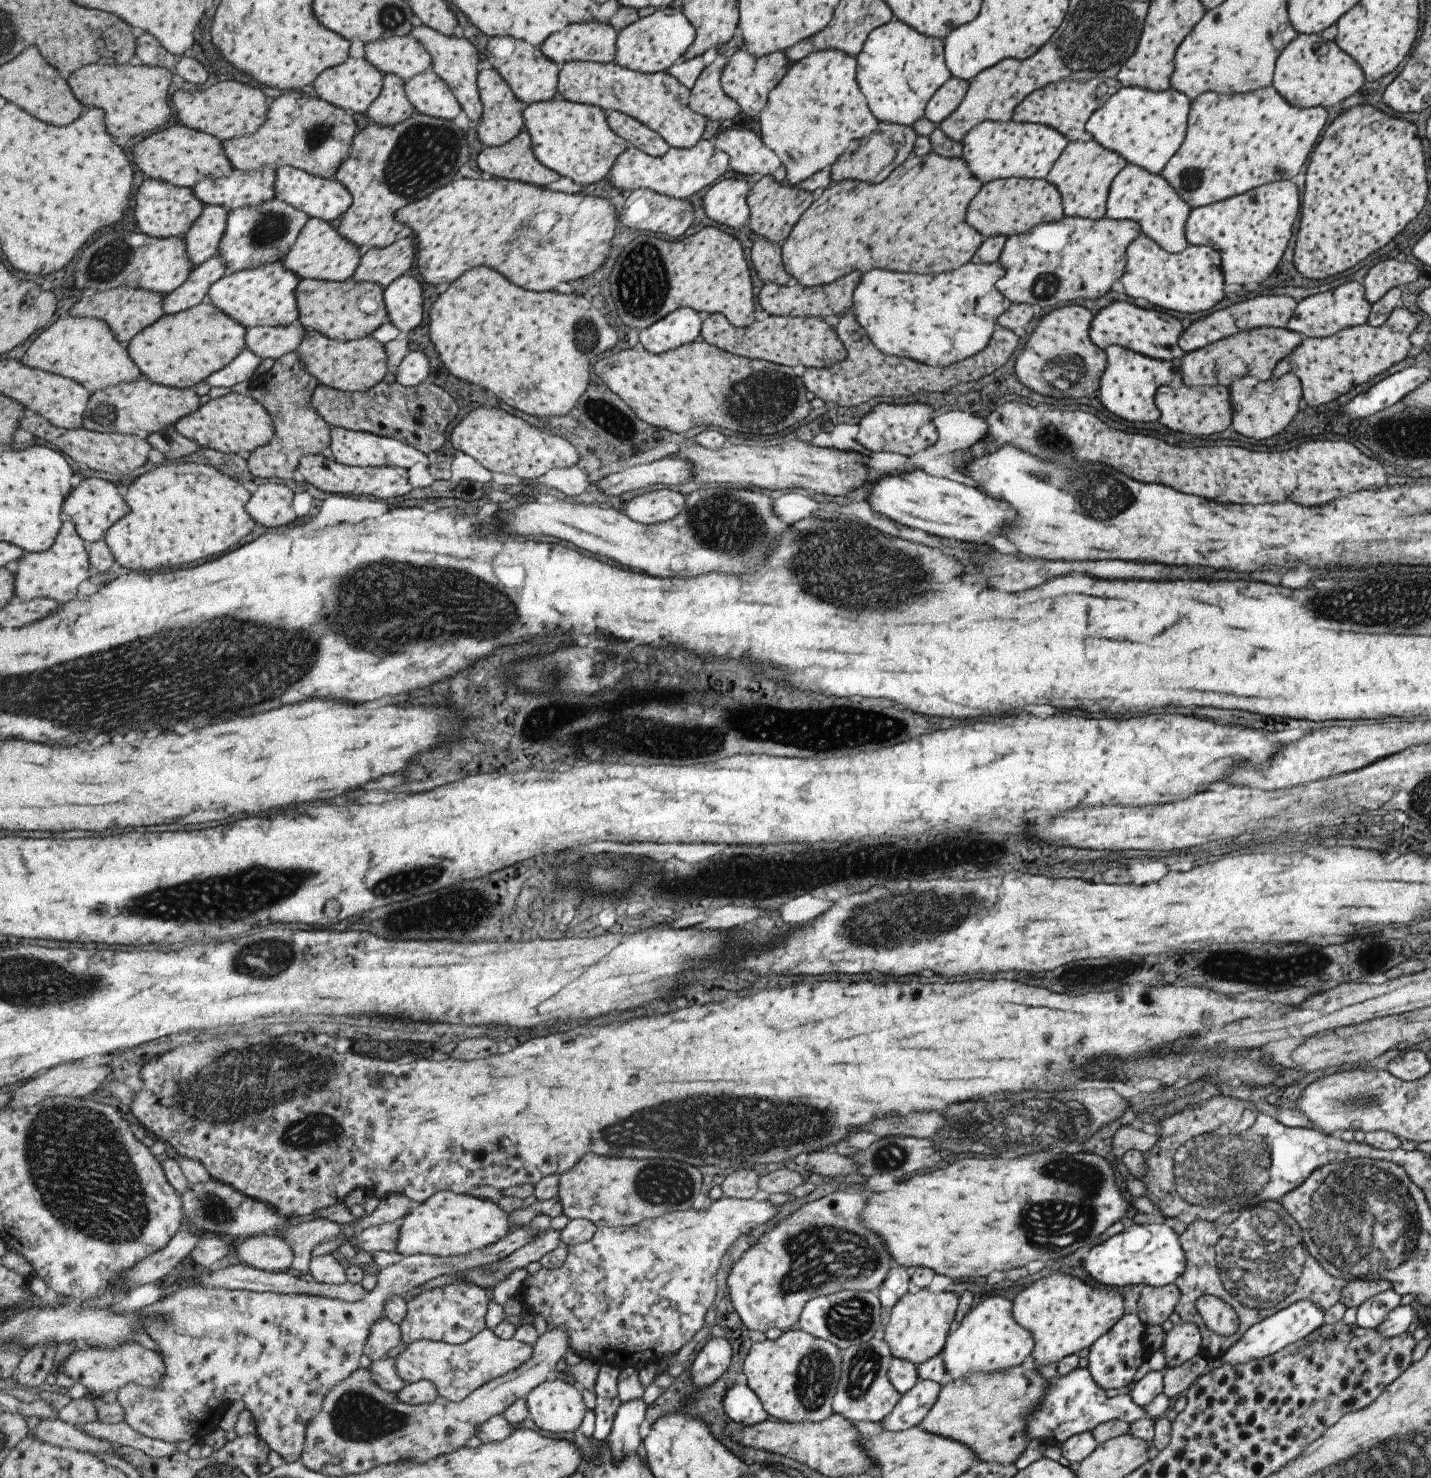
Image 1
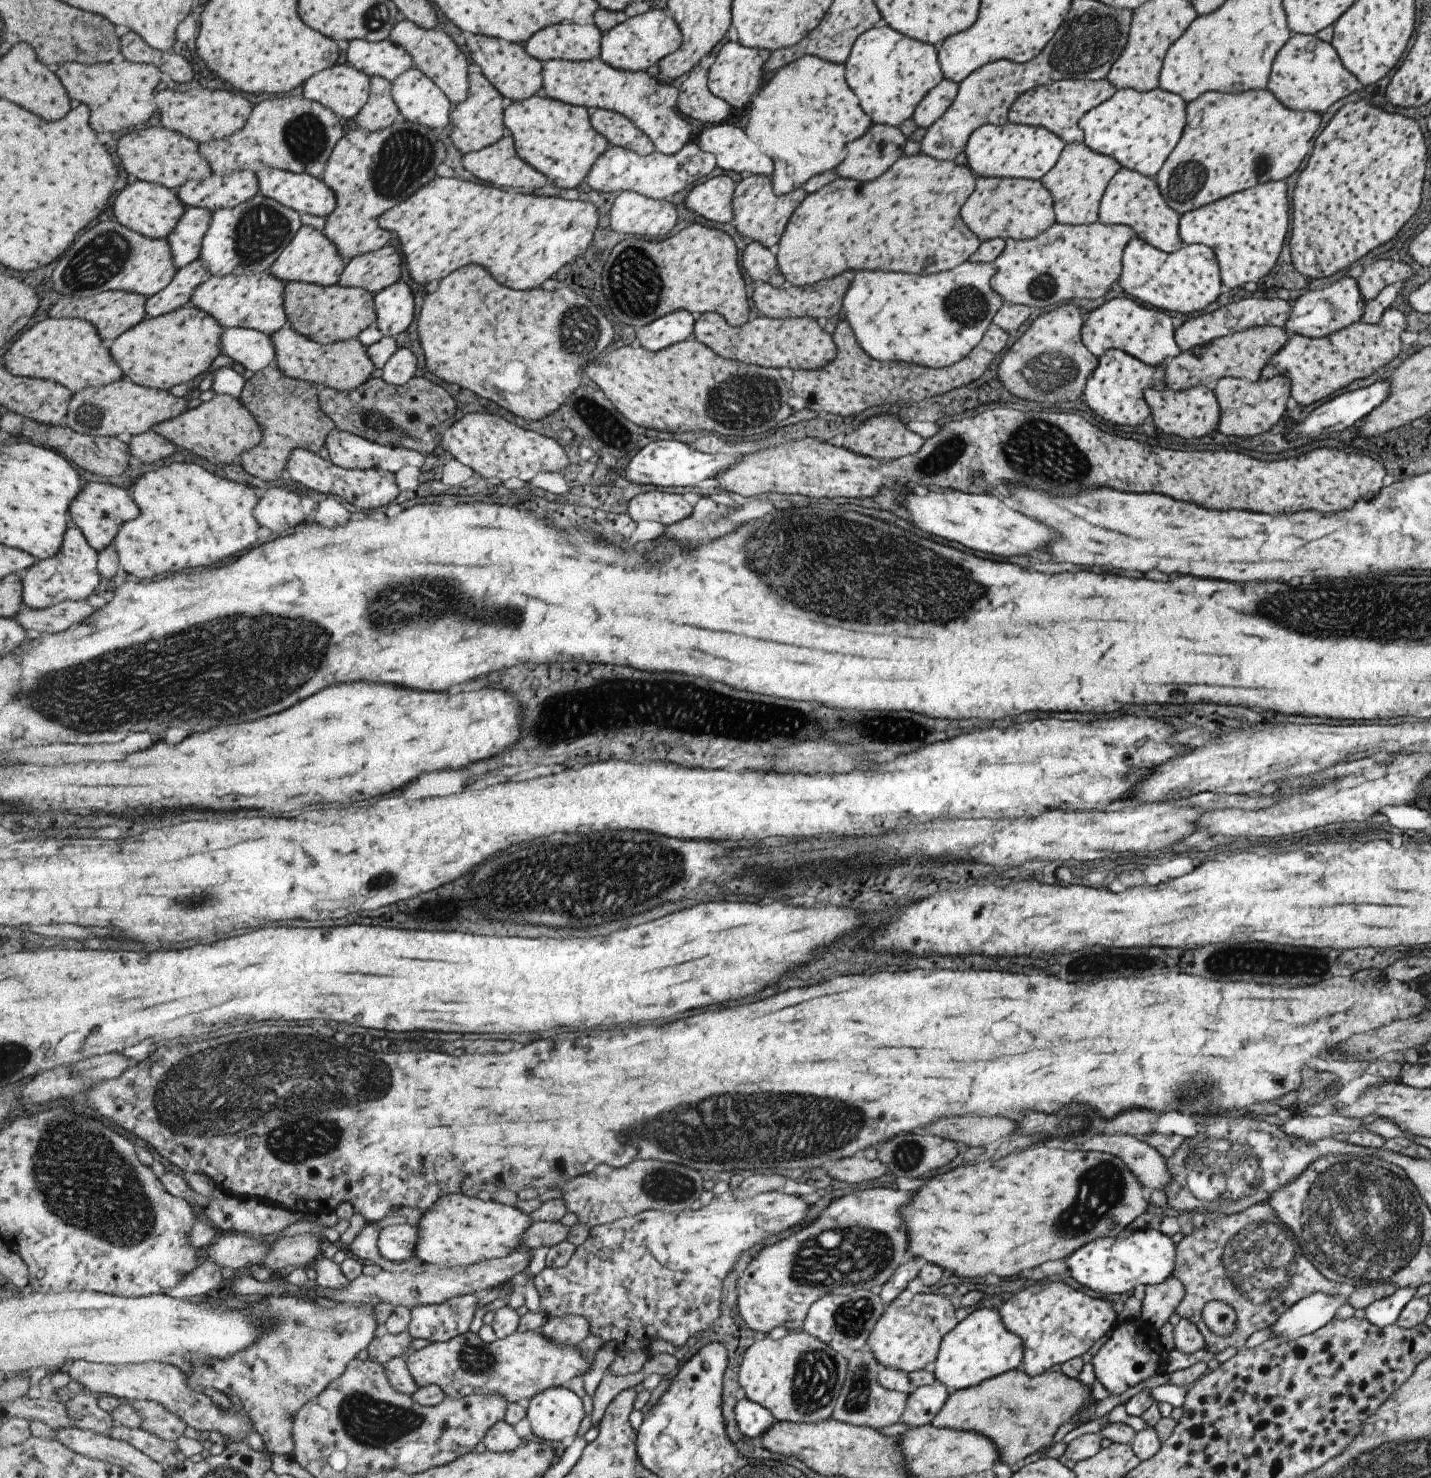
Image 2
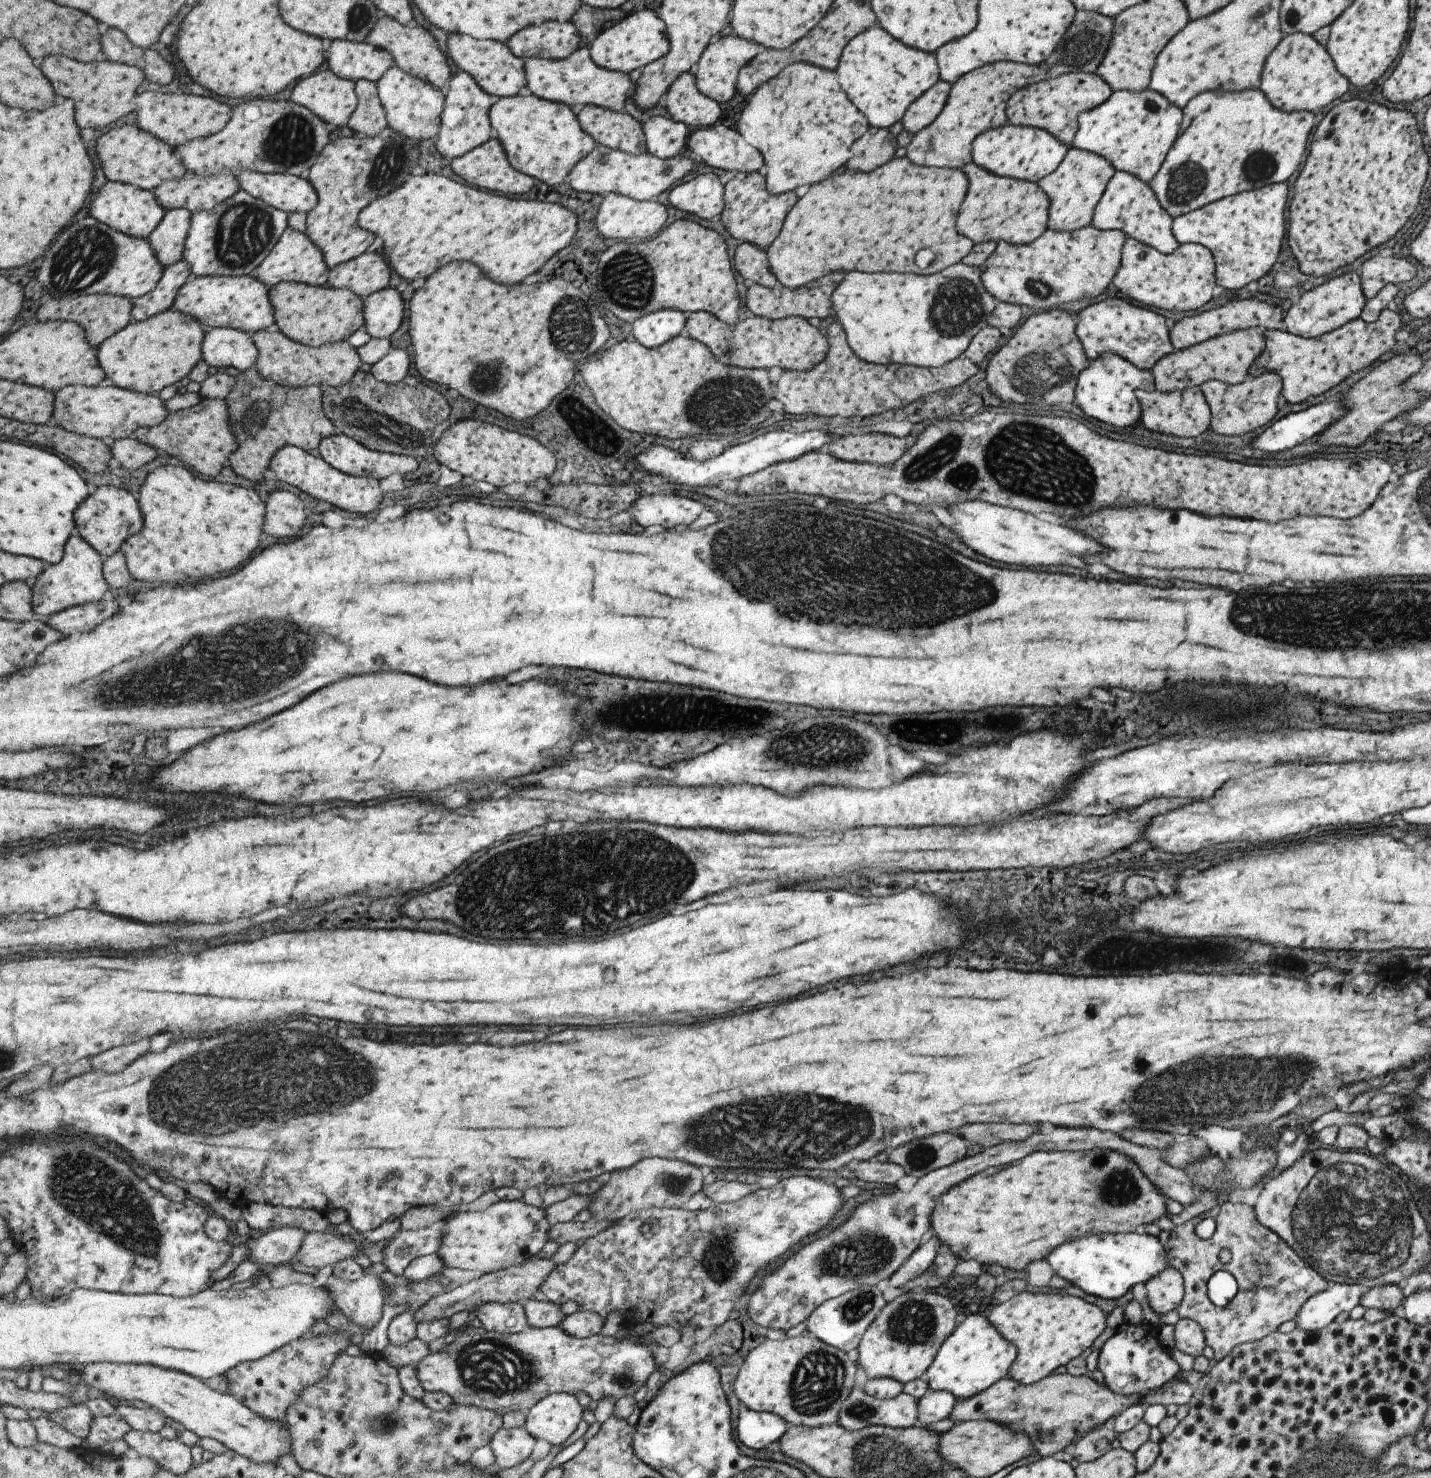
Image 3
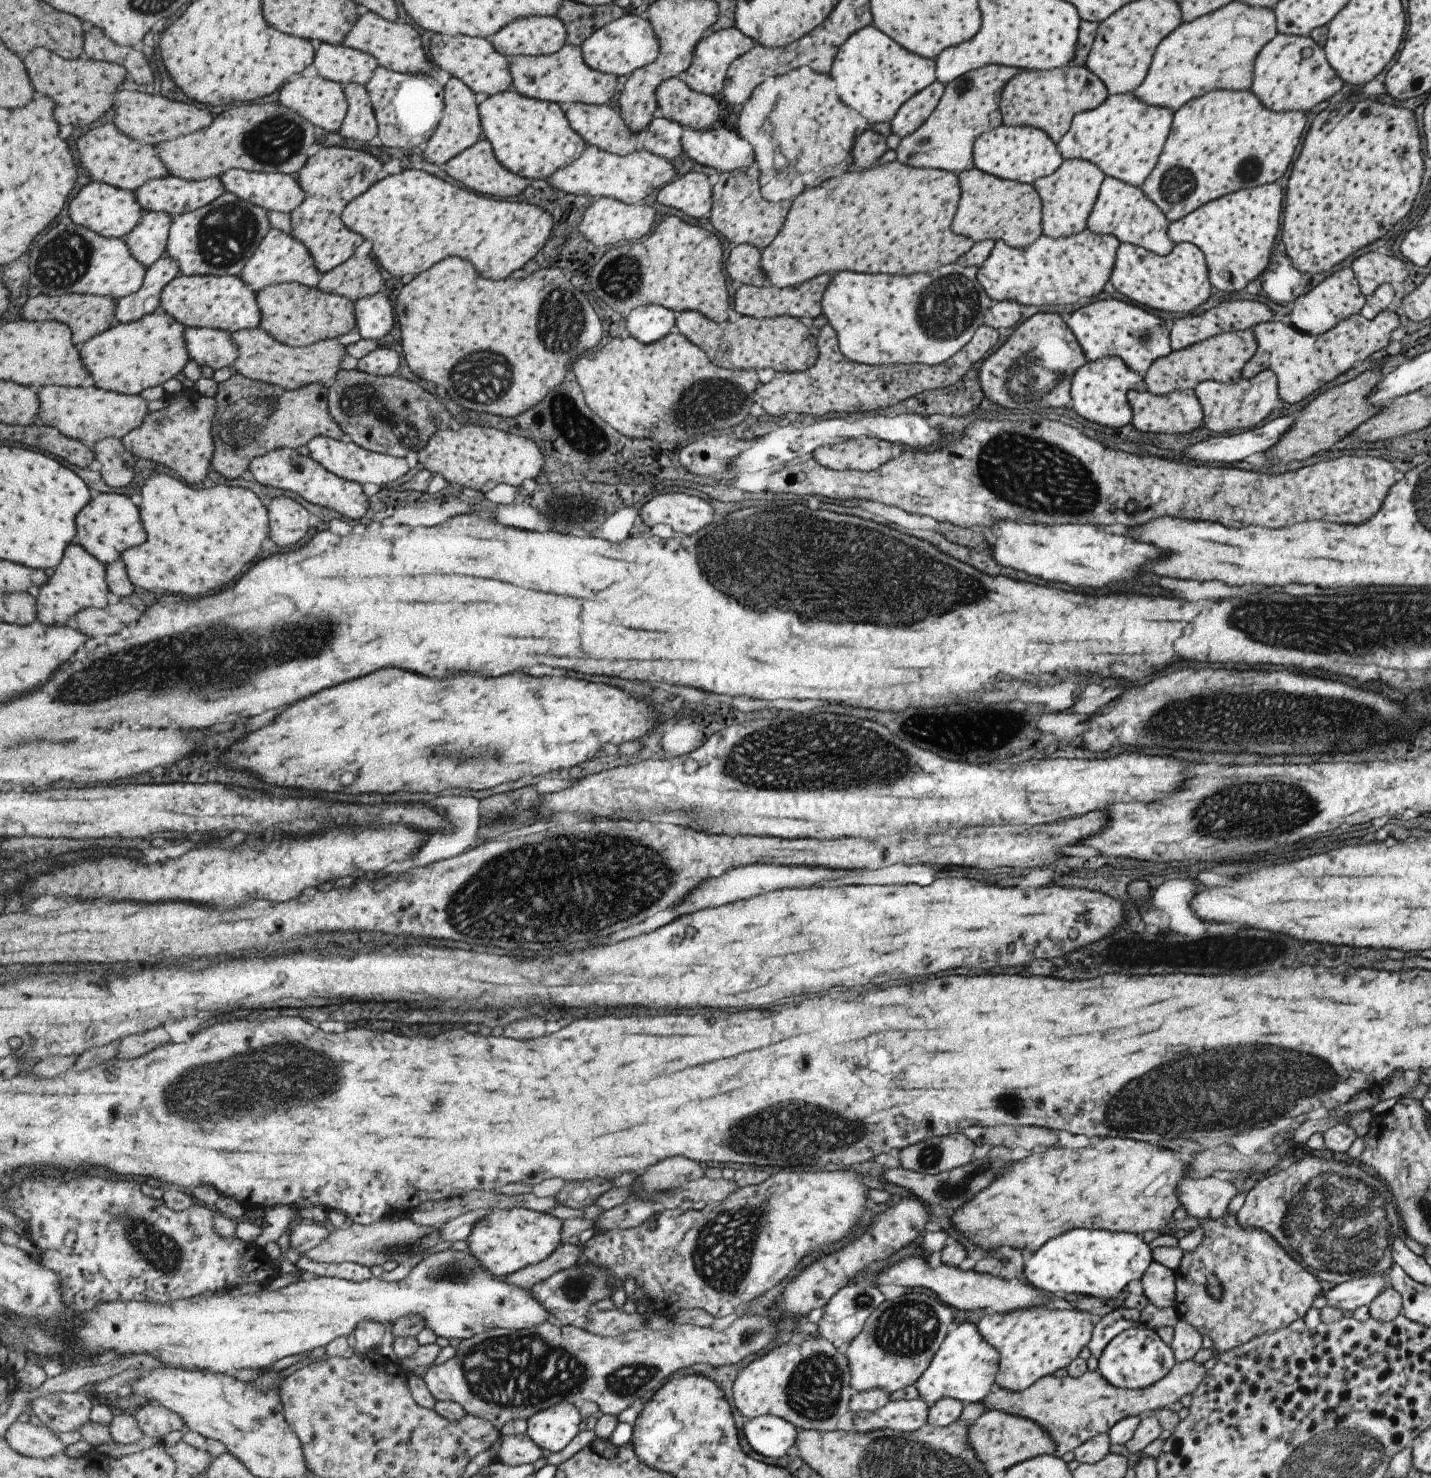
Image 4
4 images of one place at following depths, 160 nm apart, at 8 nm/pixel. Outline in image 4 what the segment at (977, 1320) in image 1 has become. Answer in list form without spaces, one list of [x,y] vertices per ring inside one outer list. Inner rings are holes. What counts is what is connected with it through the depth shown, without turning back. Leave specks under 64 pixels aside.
[[[965,1321],[950,1328],[931,1362],[913,1385],[919,1398],[928,1406],[943,1397],[957,1399],[965,1405],[980,1402],[994,1384],[998,1360],[997,1349],[982,1339],[976,1324]]]

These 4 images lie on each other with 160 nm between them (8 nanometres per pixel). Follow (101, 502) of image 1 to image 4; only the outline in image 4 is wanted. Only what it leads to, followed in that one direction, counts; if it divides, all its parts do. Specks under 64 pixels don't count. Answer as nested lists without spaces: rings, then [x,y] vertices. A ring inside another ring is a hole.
[[[117,492],[99,493],[93,502],[77,515],[76,523],[77,542],[106,566],[123,556],[128,548],[139,547],[148,539],[140,507],[133,504],[130,496]]]

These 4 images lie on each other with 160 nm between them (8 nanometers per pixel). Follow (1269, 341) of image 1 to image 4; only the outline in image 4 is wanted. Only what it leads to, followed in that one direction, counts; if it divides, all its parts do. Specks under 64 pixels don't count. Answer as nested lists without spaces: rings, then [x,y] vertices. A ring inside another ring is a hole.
[[[1251,329],[1219,333],[1201,342],[1189,345],[1167,356],[1156,358],[1144,372],[1144,385],[1147,392],[1166,395],[1173,391],[1193,390],[1201,381],[1219,381],[1233,384],[1241,378],[1242,366],[1256,349],[1256,340]]]

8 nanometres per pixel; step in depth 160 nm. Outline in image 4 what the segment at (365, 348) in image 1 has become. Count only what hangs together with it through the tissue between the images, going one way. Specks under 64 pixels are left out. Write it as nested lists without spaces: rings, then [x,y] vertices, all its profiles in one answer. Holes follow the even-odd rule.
[[[261,326],[235,331],[232,335],[240,349],[240,357],[233,364],[235,370],[250,379],[279,385],[288,391],[313,383],[329,386],[340,374],[341,362],[348,355],[347,348],[337,339],[319,341],[308,347],[294,347],[283,344]]]

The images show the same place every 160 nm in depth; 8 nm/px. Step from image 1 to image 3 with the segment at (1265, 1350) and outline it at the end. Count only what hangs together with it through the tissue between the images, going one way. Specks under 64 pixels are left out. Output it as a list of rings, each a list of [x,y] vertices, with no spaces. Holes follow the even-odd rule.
[[[1332,1283],[1325,1290],[1316,1292],[1305,1300],[1295,1315],[1295,1324],[1301,1330],[1307,1332],[1319,1330],[1339,1316],[1340,1312],[1349,1312],[1353,1306],[1358,1304],[1358,1300],[1364,1292],[1365,1289],[1361,1285]]]

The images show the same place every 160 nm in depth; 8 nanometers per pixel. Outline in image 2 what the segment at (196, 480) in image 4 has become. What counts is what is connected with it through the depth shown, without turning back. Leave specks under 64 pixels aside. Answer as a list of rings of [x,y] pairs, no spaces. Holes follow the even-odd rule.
[[[216,395],[194,409],[189,409],[174,419],[158,424],[151,430],[166,436],[179,449],[187,449],[195,454],[232,465],[248,450],[255,448],[264,439],[264,430],[257,417],[231,395]]]

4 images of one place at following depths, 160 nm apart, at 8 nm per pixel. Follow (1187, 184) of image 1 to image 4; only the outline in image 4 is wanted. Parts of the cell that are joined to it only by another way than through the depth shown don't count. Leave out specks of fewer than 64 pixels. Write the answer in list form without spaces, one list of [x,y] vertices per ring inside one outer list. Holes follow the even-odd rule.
[[[1212,90],[1189,100],[1173,112],[1169,134],[1153,170],[1142,182],[1143,194],[1165,215],[1167,223],[1187,216],[1196,208],[1223,195],[1273,183],[1287,166],[1301,140],[1305,126],[1305,112],[1281,111],[1276,113],[1265,108],[1249,91]]]

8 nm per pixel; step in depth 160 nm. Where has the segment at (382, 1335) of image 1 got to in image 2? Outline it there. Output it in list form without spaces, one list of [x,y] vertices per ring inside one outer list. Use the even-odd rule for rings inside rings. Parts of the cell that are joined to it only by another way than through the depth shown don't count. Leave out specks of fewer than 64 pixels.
[[[409,1331],[398,1335],[387,1332],[383,1336],[378,1336],[373,1339],[367,1349],[369,1360],[378,1361],[382,1365],[386,1365],[391,1359],[396,1359],[397,1357],[406,1358],[411,1353],[411,1350],[409,1349],[407,1353],[405,1353],[405,1350],[411,1346],[413,1339]]]

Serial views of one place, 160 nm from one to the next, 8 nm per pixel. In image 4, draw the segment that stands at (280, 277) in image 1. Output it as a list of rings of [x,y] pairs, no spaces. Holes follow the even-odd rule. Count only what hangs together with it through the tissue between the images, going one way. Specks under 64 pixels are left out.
[[[177,275],[177,278],[168,284],[161,295],[161,309],[181,321],[188,327],[207,327],[210,329],[244,331],[260,326],[262,321],[261,307],[258,293],[255,292],[239,275]]]

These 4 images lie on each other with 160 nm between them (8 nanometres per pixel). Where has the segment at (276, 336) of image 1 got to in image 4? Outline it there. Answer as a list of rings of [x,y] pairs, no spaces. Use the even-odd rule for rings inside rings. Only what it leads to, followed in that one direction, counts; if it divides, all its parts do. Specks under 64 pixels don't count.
[[[207,327],[186,328],[186,343],[192,359],[197,362],[199,366],[210,366],[214,370],[233,366],[240,357],[240,349],[237,343],[234,343],[232,334],[233,333],[228,330],[210,329]]]

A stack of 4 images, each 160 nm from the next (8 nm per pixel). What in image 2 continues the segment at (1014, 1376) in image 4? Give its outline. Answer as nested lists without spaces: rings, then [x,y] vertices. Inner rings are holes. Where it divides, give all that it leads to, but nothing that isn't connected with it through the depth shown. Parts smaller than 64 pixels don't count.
[[[1063,1281],[1043,1283],[1029,1282],[1010,1297],[1005,1296],[1004,1304],[998,1309],[1002,1325],[1022,1340],[1021,1370],[1029,1376],[1035,1376],[1051,1368],[1053,1364],[1061,1364],[1073,1357],[1085,1354],[1101,1336],[1116,1325],[1116,1312],[1112,1304],[1105,1299],[1093,1298],[1079,1292]]]

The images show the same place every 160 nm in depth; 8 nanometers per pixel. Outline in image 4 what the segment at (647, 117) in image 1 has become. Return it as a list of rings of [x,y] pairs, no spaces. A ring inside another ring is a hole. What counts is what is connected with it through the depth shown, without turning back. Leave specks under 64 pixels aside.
[[[567,43],[552,55],[518,55],[511,57],[510,69],[514,76],[512,84],[517,91],[528,97],[549,101],[568,107],[573,103],[607,105],[615,94],[615,75],[596,71],[584,59],[582,47]],[[663,117],[653,118],[646,128],[643,148],[655,156],[671,161],[682,152],[680,140],[684,129],[678,122]]]

